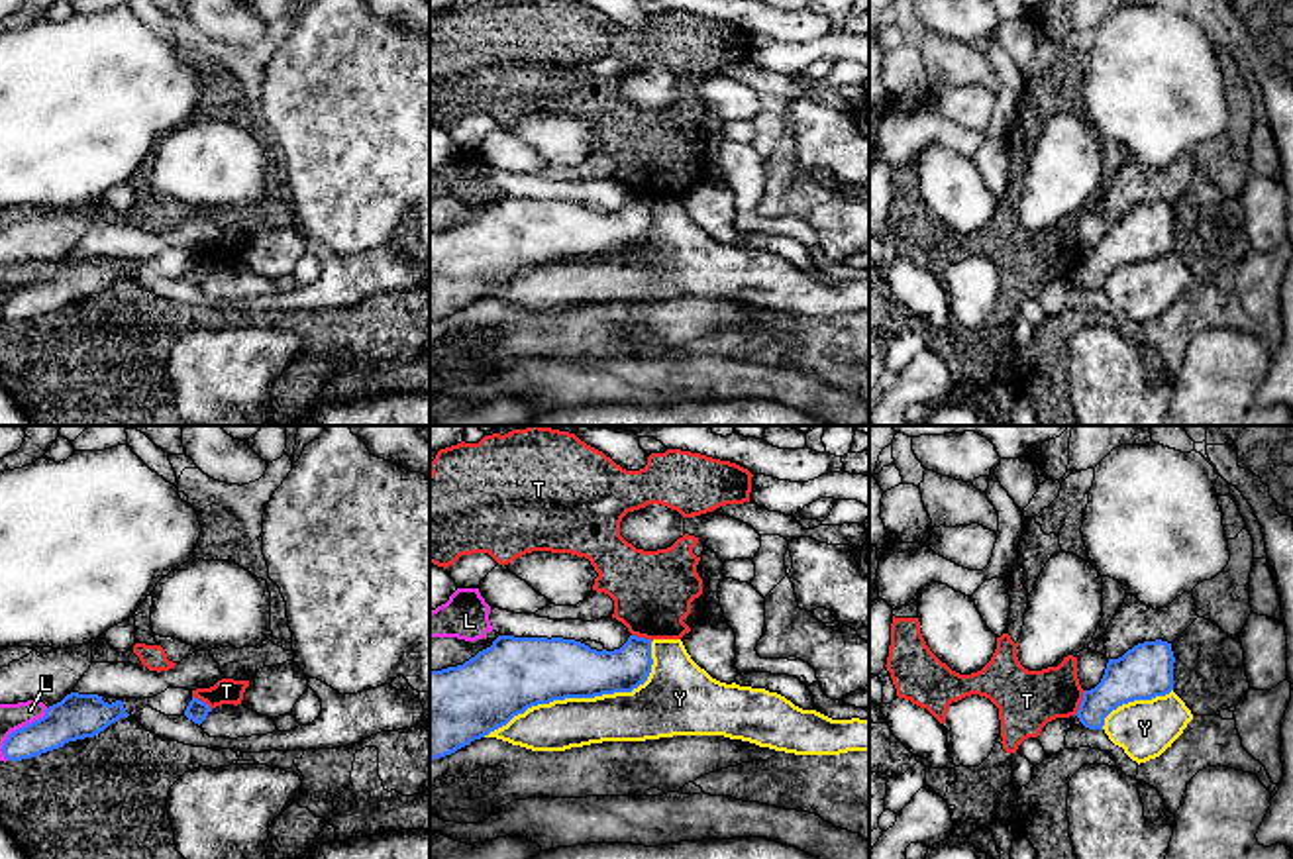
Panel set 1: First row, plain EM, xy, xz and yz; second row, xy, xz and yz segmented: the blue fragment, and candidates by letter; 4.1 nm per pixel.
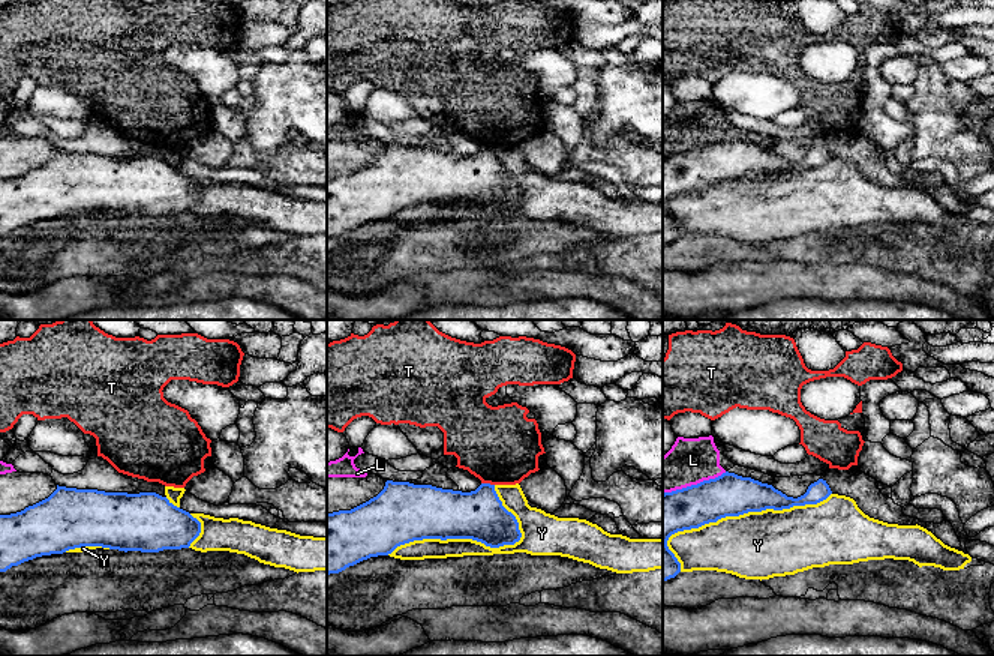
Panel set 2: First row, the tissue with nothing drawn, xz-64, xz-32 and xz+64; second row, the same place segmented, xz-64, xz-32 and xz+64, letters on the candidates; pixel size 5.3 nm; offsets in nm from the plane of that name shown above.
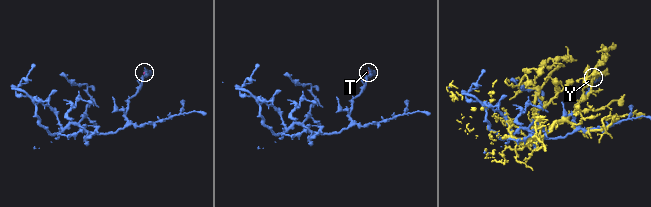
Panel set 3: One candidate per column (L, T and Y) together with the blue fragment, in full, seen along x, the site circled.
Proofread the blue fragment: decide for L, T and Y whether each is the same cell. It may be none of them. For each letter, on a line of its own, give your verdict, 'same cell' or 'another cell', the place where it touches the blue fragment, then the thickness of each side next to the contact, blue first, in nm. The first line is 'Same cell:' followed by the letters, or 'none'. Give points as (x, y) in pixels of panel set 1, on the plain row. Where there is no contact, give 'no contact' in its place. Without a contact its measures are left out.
Same cell: none
L: another cell | xy (16, 291) | 180/110 nm
T: another cell | yz (1082, 263) | 200/240 nm
Y: another cell | xz (583, 257) | 280/200 nm

